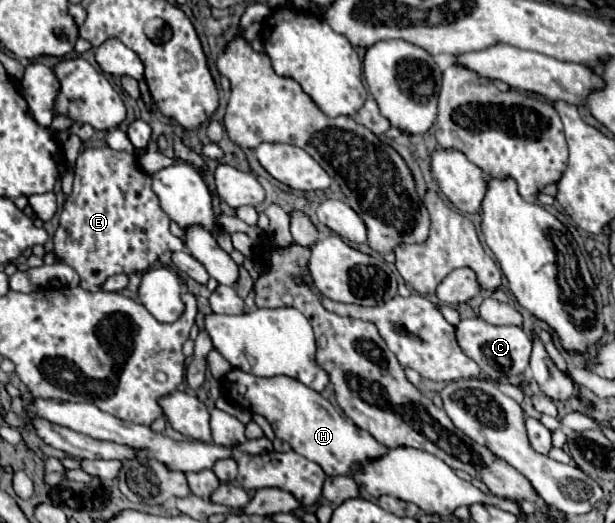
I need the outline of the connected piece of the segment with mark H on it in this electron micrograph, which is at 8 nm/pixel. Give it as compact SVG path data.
M232 369L222 379L224 391L232 401L240 407L248 407L254 413L260 413L268 419L274 433L288 441L290 447L304 455L306 459L318 463L326 475L356 475L364 461L376 461L380 455L386 455L388 449L382 443L376 443L368 431L358 429L348 417L340 415L330 401L326 401L320 393L308 389L296 379L290 377L256 377L244 373L240 369Z

